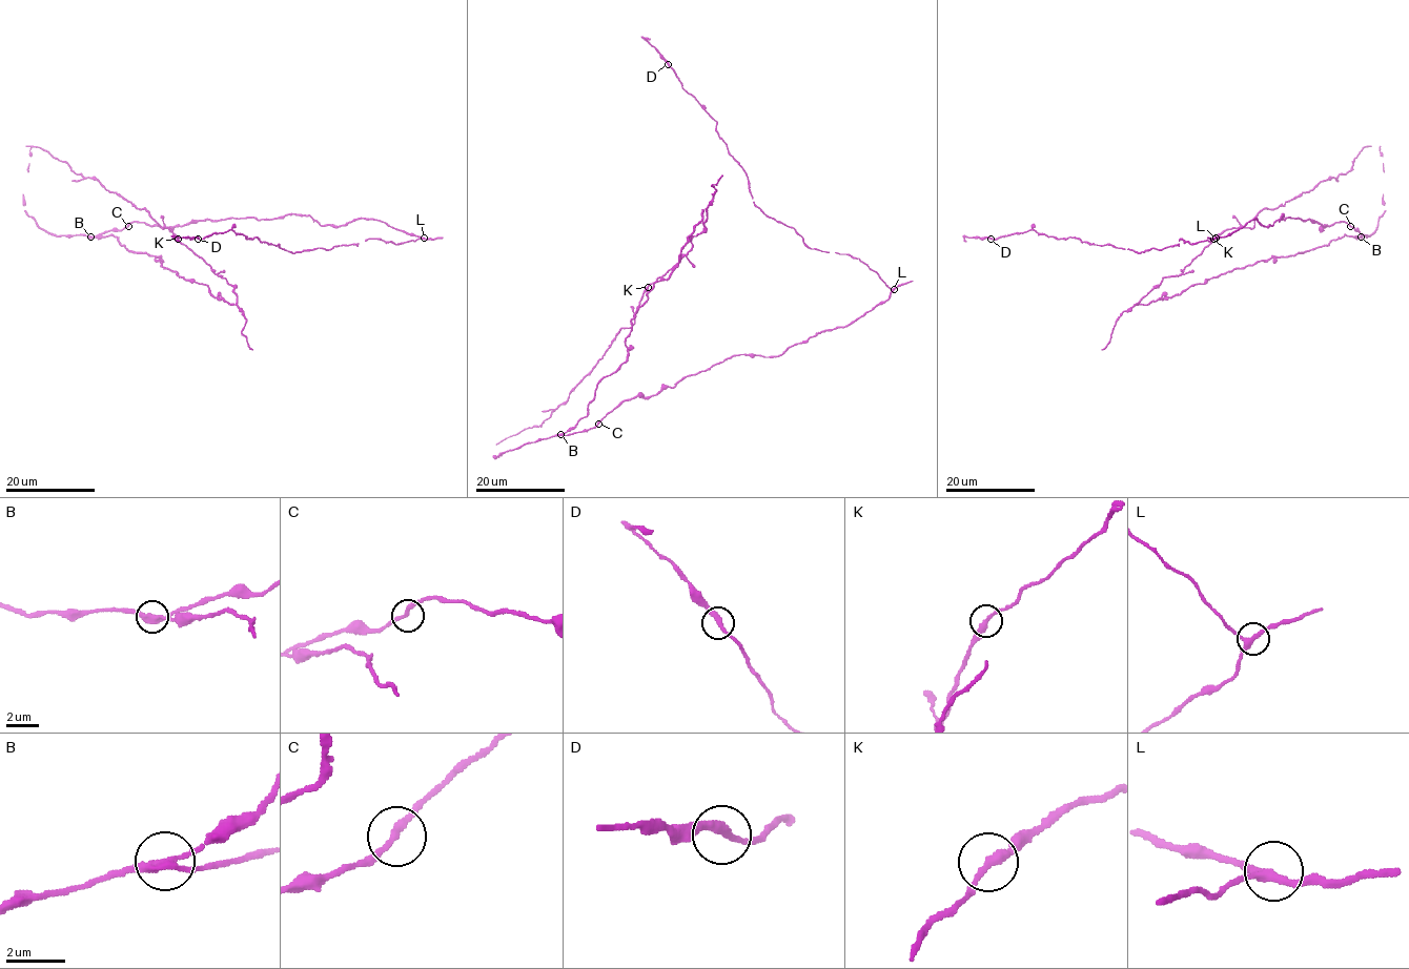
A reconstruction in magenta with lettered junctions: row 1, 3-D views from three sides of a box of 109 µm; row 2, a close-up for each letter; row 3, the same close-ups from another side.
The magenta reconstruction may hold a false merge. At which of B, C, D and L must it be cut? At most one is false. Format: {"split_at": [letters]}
{"split_at": ["B"]}

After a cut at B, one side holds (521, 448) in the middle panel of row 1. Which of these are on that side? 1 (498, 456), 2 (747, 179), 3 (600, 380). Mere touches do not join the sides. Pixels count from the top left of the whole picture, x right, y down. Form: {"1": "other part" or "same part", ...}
{"1": "same part", "2": "same part", "3": "other part"}

